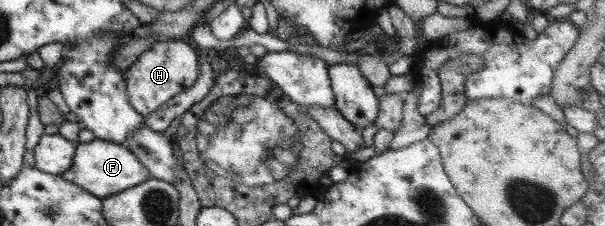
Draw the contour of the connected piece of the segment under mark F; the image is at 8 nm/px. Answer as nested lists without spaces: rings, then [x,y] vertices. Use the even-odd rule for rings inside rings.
[[[91,140],[87,144],[77,142],[73,162],[69,169],[60,174],[63,180],[83,188],[97,198],[107,198],[111,194],[117,194],[122,190],[137,186],[141,182],[151,178],[149,170],[139,162],[139,159],[124,146],[113,142]]]

